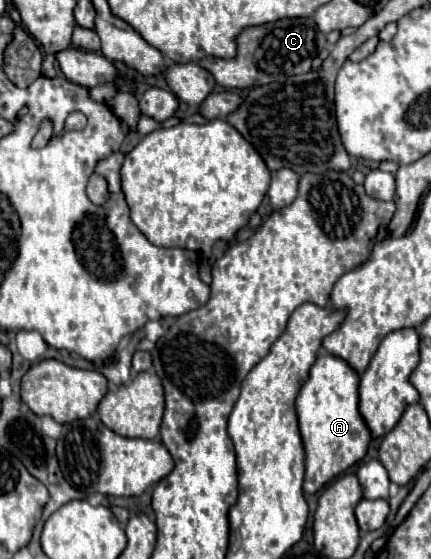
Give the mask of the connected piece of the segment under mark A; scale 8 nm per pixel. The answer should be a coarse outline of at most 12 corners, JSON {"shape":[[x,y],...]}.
{"shape":[[321,355],[295,409],[305,493],[367,453],[359,373]]}

